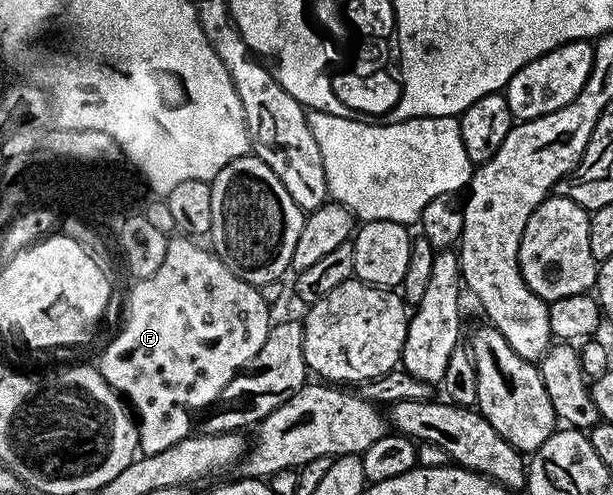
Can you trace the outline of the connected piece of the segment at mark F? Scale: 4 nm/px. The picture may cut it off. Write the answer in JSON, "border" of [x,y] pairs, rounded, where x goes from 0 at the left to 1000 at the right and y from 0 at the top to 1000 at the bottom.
{"border":[[[305,477],[274,479],[269,525],[263,531],[263,541],[256,541],[256,549],[250,549],[250,558],[228,562],[219,572],[220,580],[215,582],[214,596],[207,602],[207,644],[202,646],[194,677],[170,703],[168,717],[163,719],[162,731],[158,729],[163,760],[186,784],[189,796],[206,806],[212,826],[223,838],[227,909],[233,917],[269,913],[272,905],[282,905],[282,897],[313,883],[315,871],[320,867],[320,863],[316,865],[318,842],[325,834],[330,838],[339,824],[349,822],[367,784],[367,776],[374,776],[374,768],[380,768],[380,760],[393,754],[409,733],[413,719],[419,719],[419,711],[426,711],[426,695],[432,695],[445,657],[442,626],[436,620],[434,606],[429,604],[431,588],[424,580],[409,578],[400,566],[393,566],[336,495],[331,495],[333,499],[325,495],[331,493]]]}

